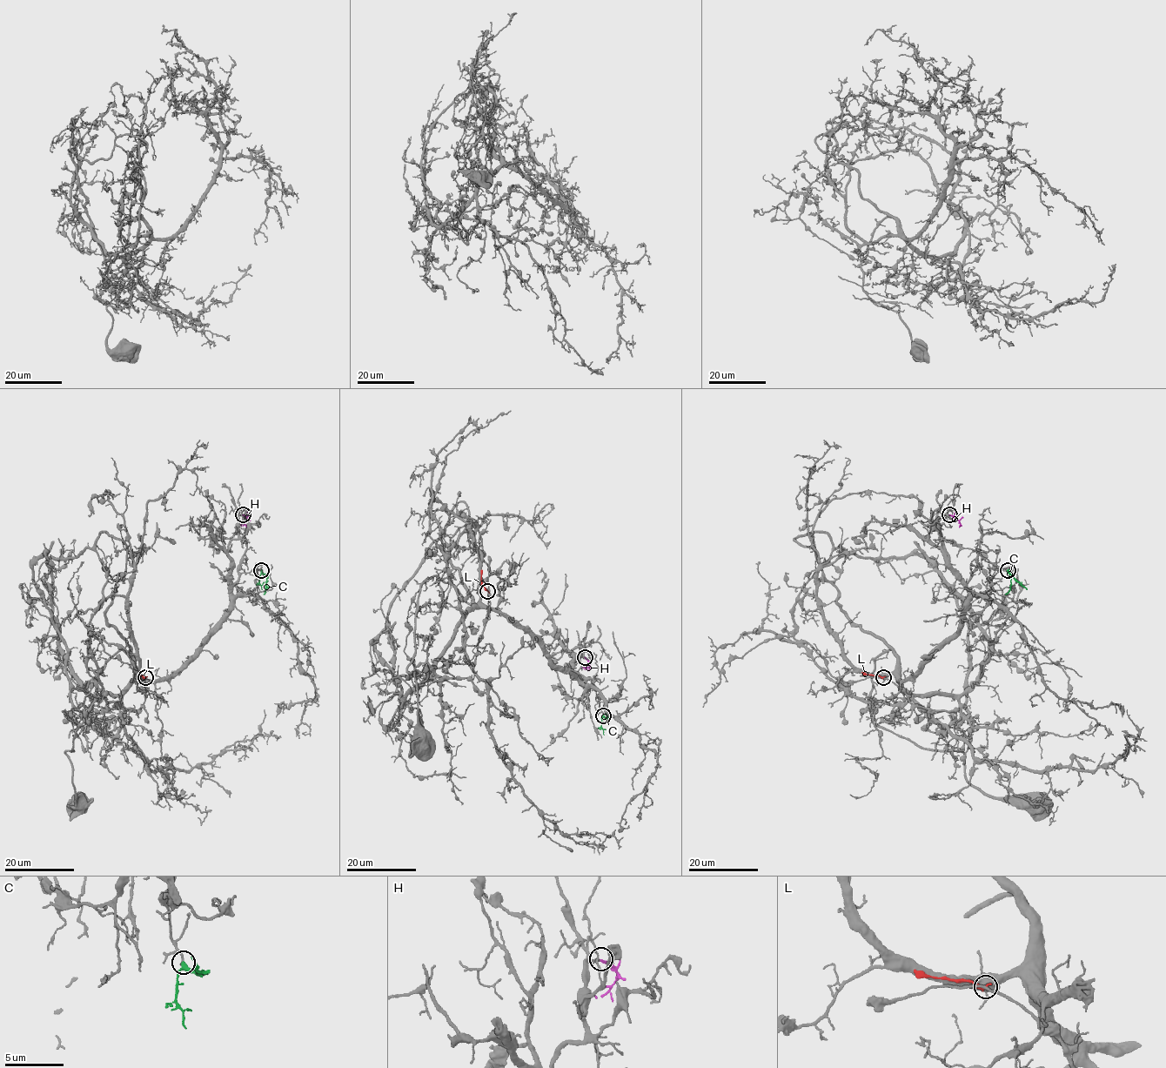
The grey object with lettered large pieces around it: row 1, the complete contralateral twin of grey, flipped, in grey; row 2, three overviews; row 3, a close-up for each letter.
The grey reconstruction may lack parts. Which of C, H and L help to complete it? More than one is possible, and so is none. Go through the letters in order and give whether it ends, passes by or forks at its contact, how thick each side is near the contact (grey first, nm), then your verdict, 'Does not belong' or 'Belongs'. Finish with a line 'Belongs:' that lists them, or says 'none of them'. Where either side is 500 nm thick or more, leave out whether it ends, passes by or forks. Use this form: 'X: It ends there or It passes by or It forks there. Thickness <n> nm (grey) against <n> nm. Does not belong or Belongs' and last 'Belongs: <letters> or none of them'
C: It ends there. Thickness 280 nm (grey) against 460 nm. Does not belong
H: It ends there. Thickness 200 nm (grey) against 200 nm. Belongs
L: It ends there. Thickness 150 nm (grey) against 280 nm. Does not belong
Belongs: H

